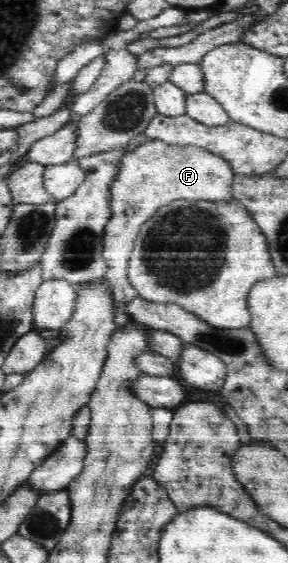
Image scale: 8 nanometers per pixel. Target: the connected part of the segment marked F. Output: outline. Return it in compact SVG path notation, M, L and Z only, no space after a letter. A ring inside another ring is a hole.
M158 139L133 147L117 163L115 183L111 183L109 208L112 216L104 230L103 258L107 262L105 279L112 294L121 300L139 296L128 278L128 263L139 229L161 207L179 200L224 202L233 200L235 172L223 156L197 146L178 146Z

